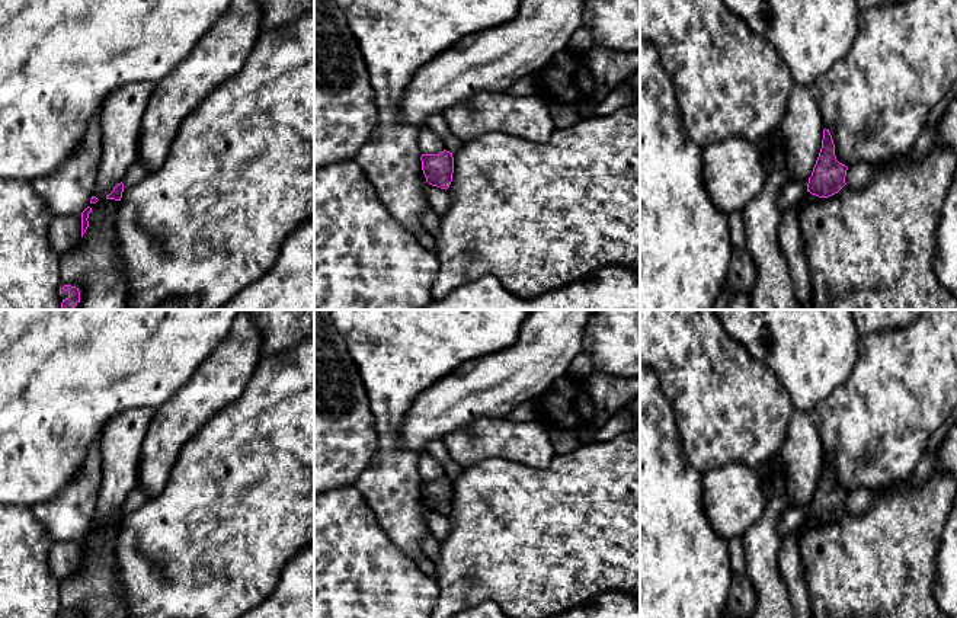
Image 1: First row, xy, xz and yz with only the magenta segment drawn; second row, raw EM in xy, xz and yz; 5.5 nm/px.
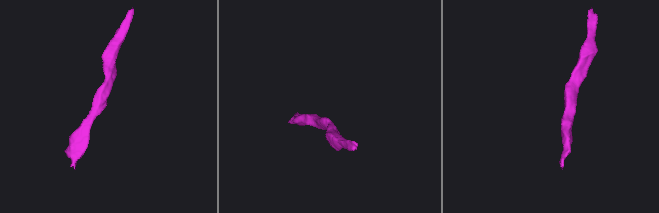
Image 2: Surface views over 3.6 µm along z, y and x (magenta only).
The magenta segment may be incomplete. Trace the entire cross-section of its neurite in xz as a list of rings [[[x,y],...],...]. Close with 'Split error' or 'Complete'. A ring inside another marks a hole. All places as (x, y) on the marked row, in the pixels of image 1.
[[[444,150],[438,154],[422,154],[420,160],[426,182],[447,190],[454,173],[452,153]]]. Complete

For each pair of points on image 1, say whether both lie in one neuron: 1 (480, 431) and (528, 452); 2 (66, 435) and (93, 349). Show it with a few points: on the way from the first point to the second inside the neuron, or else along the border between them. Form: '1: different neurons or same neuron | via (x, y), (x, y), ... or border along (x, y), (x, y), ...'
1: same neuron | via (492, 438), (517, 441)
2: same neuron | via (66, 413), (66, 377), (71, 371)

